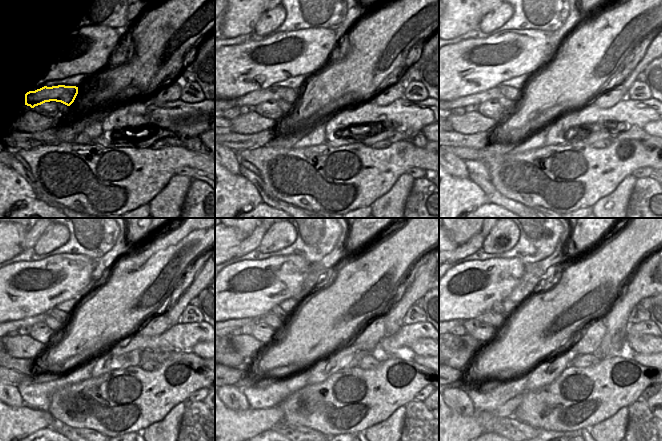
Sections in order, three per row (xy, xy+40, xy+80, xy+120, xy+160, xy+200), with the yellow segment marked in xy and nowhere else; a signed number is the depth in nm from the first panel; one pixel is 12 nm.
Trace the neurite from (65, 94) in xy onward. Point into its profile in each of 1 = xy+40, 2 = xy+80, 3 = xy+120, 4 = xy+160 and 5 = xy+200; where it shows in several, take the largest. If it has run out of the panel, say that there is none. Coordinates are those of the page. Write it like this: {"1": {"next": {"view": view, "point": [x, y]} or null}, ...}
{"1": {"next": {"view": "xy+40", "point": [289, 95]}}, "2": {"next": {"view": "xy+80", "point": [508, 92]}}, "3": {"next": {"view": "xy+120", "point": [59, 315]}}, "4": {"next": {"view": "xy+160", "point": [235, 323]}}, "5": {"next": {"view": "xy+200", "point": [459, 322]}}}

